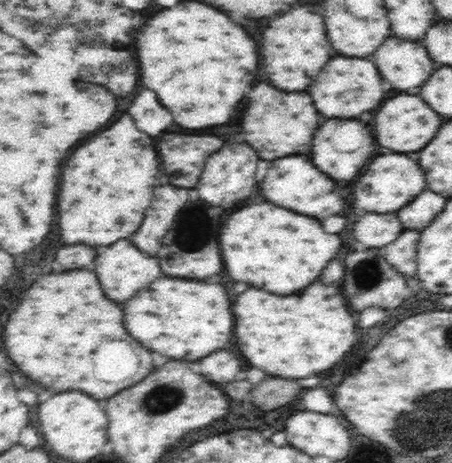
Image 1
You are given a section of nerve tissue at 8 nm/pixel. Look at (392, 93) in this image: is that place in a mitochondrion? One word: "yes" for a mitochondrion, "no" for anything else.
no

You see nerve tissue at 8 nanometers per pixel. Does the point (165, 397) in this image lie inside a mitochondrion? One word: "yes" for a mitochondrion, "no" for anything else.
yes

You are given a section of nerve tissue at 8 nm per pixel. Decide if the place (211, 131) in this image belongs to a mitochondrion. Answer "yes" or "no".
no

